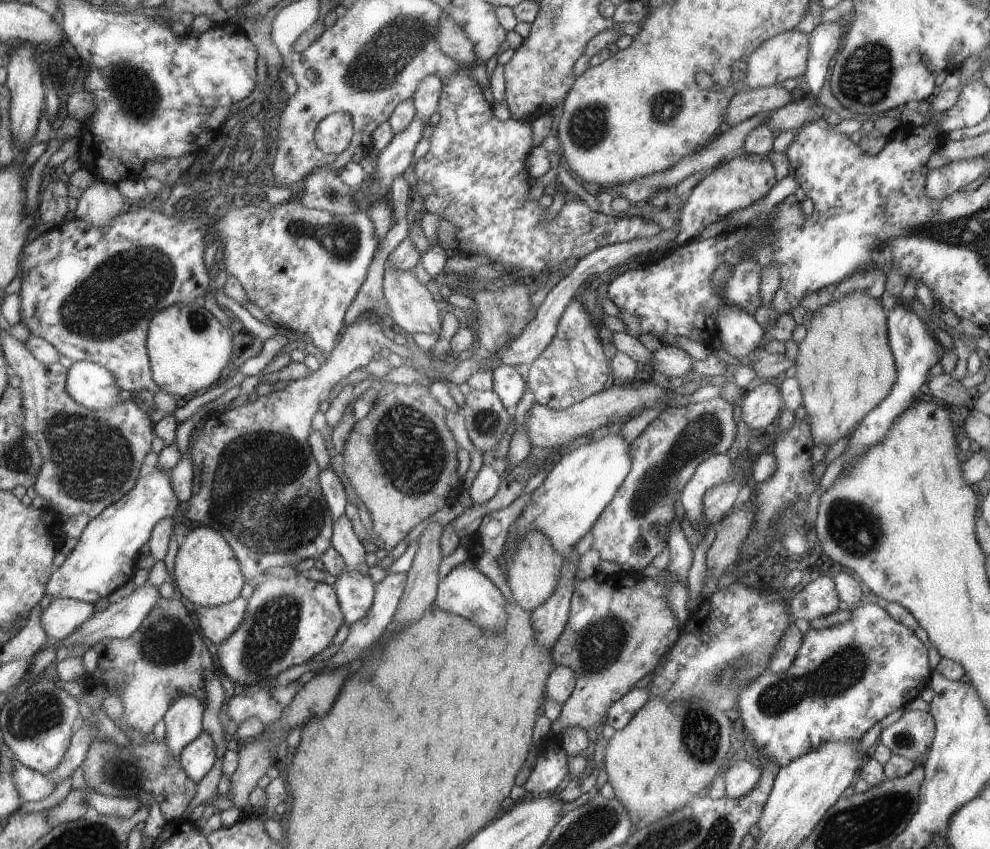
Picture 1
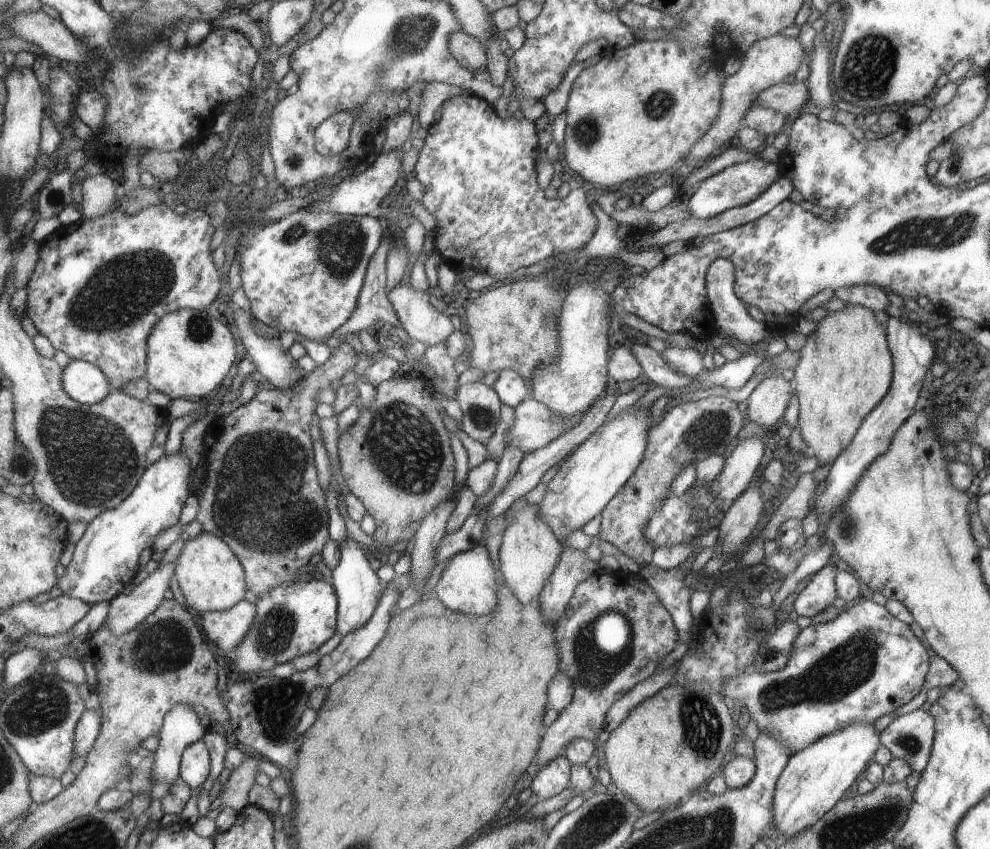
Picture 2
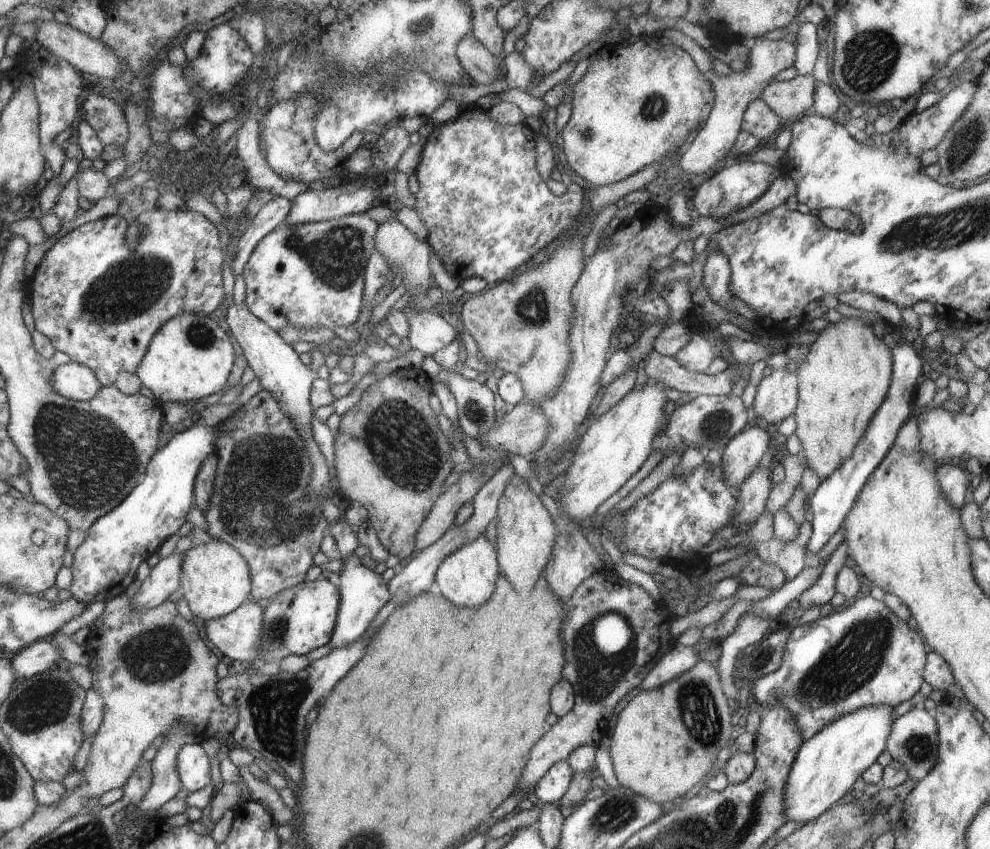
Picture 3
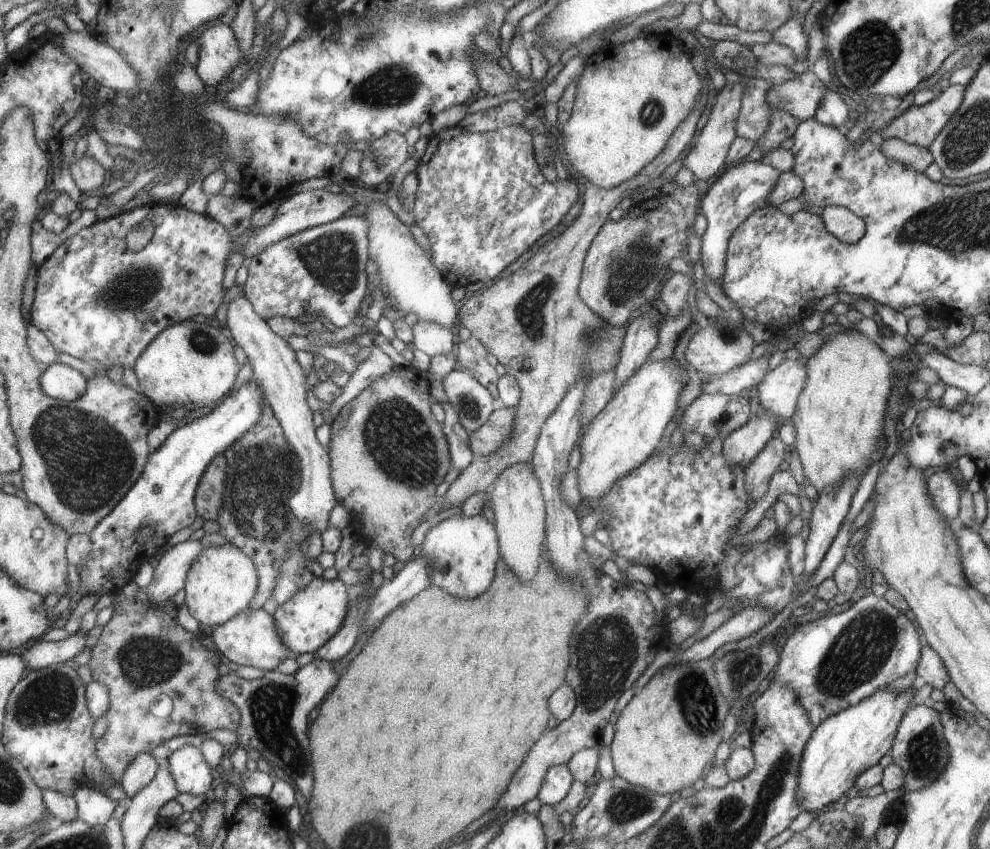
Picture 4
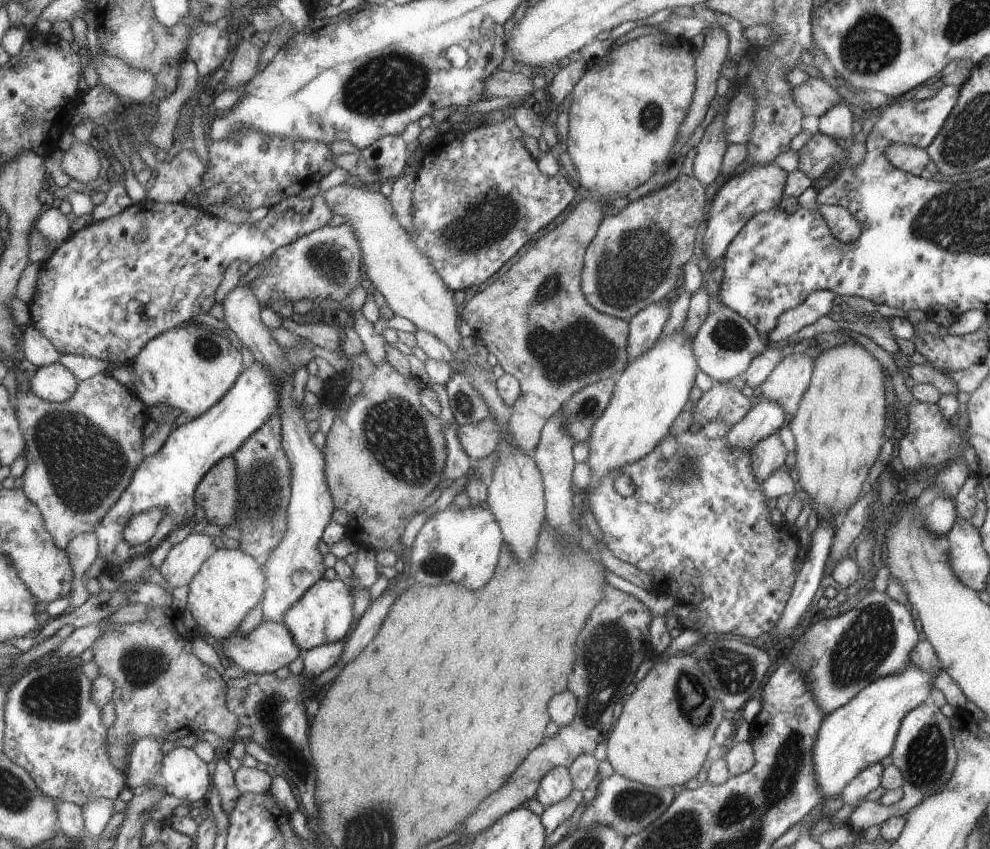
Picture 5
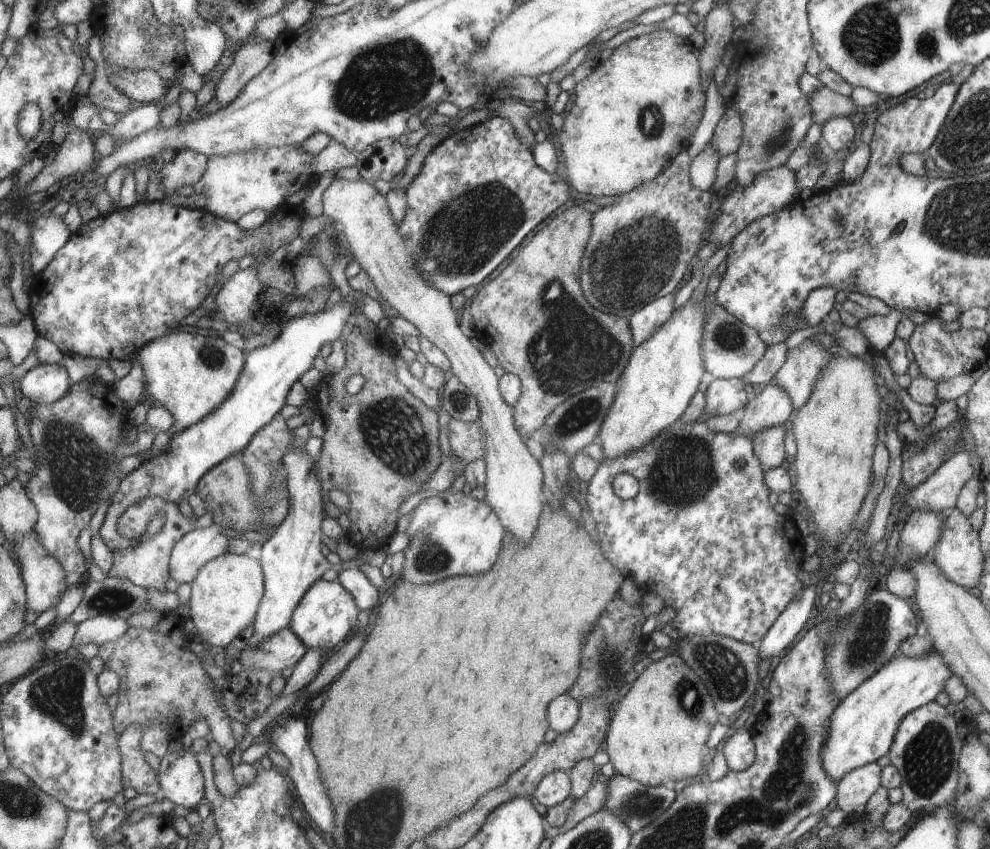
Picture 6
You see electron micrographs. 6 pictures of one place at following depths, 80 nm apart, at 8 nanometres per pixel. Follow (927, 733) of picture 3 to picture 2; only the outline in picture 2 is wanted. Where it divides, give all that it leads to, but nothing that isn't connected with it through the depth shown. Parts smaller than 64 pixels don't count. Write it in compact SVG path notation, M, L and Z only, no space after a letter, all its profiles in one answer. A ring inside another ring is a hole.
M922 708L896 717L880 736L880 746L892 752L894 757L904 759L914 771L927 768L930 746L934 736L934 718Z

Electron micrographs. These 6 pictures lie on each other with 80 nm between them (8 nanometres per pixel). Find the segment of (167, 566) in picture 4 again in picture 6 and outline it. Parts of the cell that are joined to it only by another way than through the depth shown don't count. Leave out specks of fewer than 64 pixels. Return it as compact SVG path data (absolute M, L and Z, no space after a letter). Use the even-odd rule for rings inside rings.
M218 523L186 533L171 553L171 577L178 582L192 582L199 569L213 558L227 552L233 540L226 538L220 530L227 529Z

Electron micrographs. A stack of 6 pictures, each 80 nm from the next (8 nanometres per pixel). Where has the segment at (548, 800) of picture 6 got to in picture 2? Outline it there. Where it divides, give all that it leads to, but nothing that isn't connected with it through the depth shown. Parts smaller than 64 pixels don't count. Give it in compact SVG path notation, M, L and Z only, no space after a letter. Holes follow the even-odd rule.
M563 756L556 757L550 764L533 772L530 786L533 795L539 800L549 799L569 786L571 762Z

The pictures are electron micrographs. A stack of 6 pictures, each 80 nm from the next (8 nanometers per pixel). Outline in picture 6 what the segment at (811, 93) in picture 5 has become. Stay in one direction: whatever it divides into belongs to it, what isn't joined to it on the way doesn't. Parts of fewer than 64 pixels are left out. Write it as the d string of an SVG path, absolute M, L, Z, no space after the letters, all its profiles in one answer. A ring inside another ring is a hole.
M826 85L815 90L810 98L810 106L813 112L812 116L818 124L826 122L829 118L835 116L852 116L858 107L855 102L847 96L833 91Z

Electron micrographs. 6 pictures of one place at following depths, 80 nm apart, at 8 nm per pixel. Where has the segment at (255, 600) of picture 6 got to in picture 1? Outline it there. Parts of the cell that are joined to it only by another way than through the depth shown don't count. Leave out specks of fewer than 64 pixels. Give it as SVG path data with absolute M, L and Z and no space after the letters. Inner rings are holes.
M192 525L188 535L180 540L174 561L173 577L173 582L176 583L175 588L179 590L177 595L190 607L213 607L226 604L238 598L242 586L244 586L244 575L230 543L219 530L204 525Z

